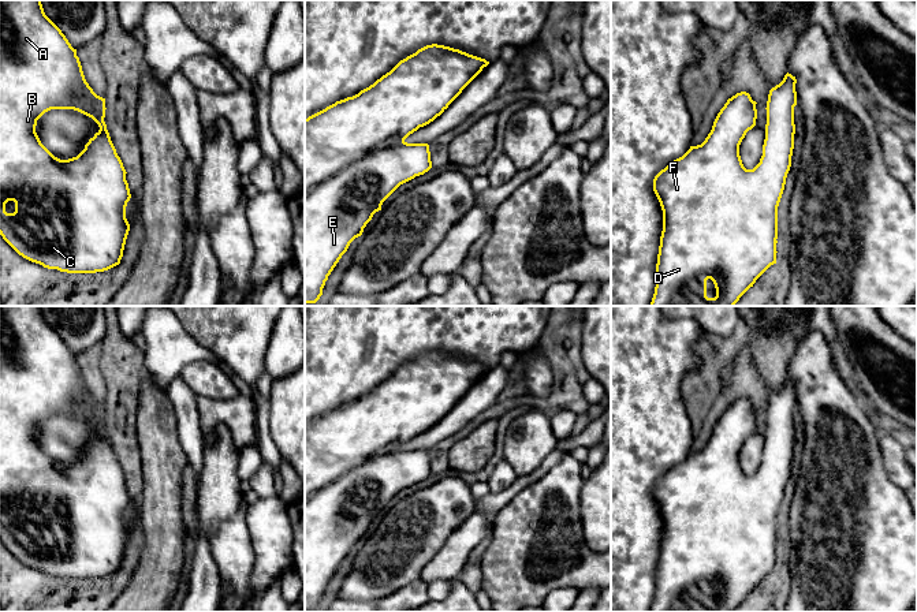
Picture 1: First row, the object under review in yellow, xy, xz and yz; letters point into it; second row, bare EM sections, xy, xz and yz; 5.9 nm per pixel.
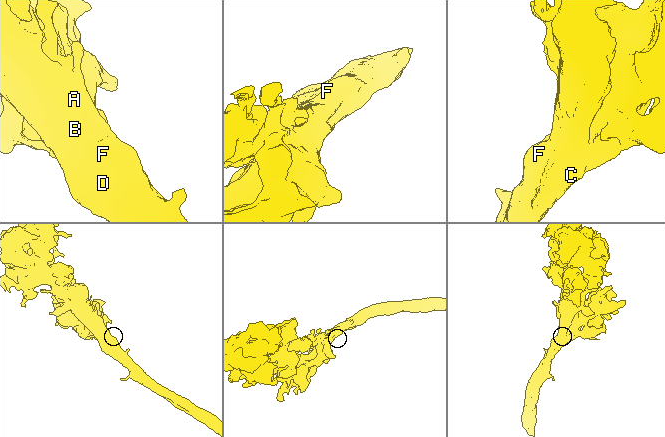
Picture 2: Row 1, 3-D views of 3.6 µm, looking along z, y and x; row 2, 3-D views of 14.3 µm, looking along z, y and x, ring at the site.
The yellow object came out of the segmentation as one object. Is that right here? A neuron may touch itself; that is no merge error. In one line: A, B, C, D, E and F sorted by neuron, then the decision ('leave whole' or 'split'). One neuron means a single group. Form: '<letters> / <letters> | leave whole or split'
A B C D E F | leave whole

